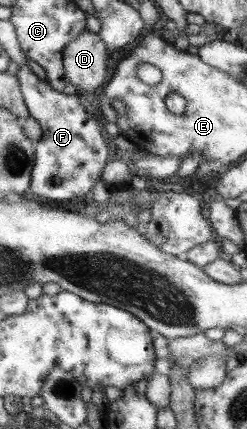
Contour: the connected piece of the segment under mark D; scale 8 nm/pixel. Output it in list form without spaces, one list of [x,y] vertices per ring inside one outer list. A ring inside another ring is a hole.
[[[84,29],[64,47],[62,66],[64,77],[77,90],[77,95],[96,95],[95,89],[104,87],[108,73],[106,63],[109,57],[104,42],[98,34]]]

